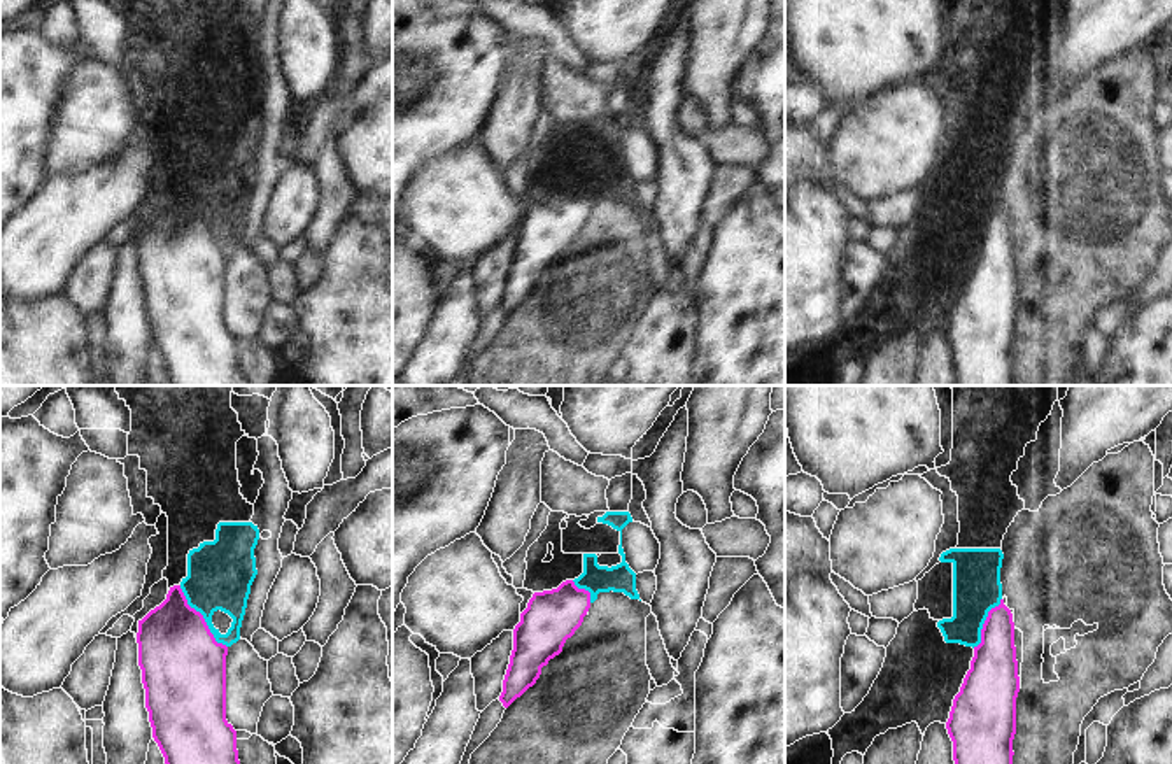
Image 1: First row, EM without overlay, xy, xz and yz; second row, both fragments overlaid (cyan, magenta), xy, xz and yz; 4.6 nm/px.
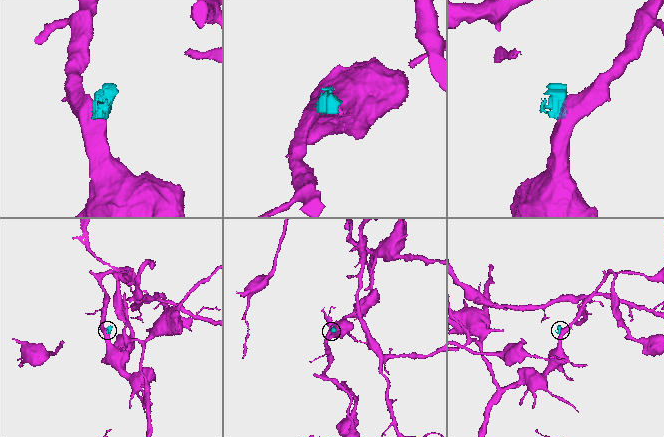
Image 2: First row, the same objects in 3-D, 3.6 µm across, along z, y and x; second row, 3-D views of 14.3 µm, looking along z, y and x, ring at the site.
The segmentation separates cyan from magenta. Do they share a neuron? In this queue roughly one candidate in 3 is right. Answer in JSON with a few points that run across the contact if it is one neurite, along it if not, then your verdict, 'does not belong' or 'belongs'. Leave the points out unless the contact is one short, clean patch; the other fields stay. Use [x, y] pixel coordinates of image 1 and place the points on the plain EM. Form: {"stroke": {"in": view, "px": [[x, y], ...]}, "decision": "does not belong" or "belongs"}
{"stroke": {"in": "xy", "px": [[179, 193], [186, 209], [202, 223], [212, 244], [226, 254]]}, "decision": "does not belong"}

